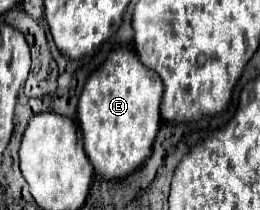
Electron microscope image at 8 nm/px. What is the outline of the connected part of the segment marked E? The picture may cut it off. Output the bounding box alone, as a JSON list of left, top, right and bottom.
[77,49,161,179]

